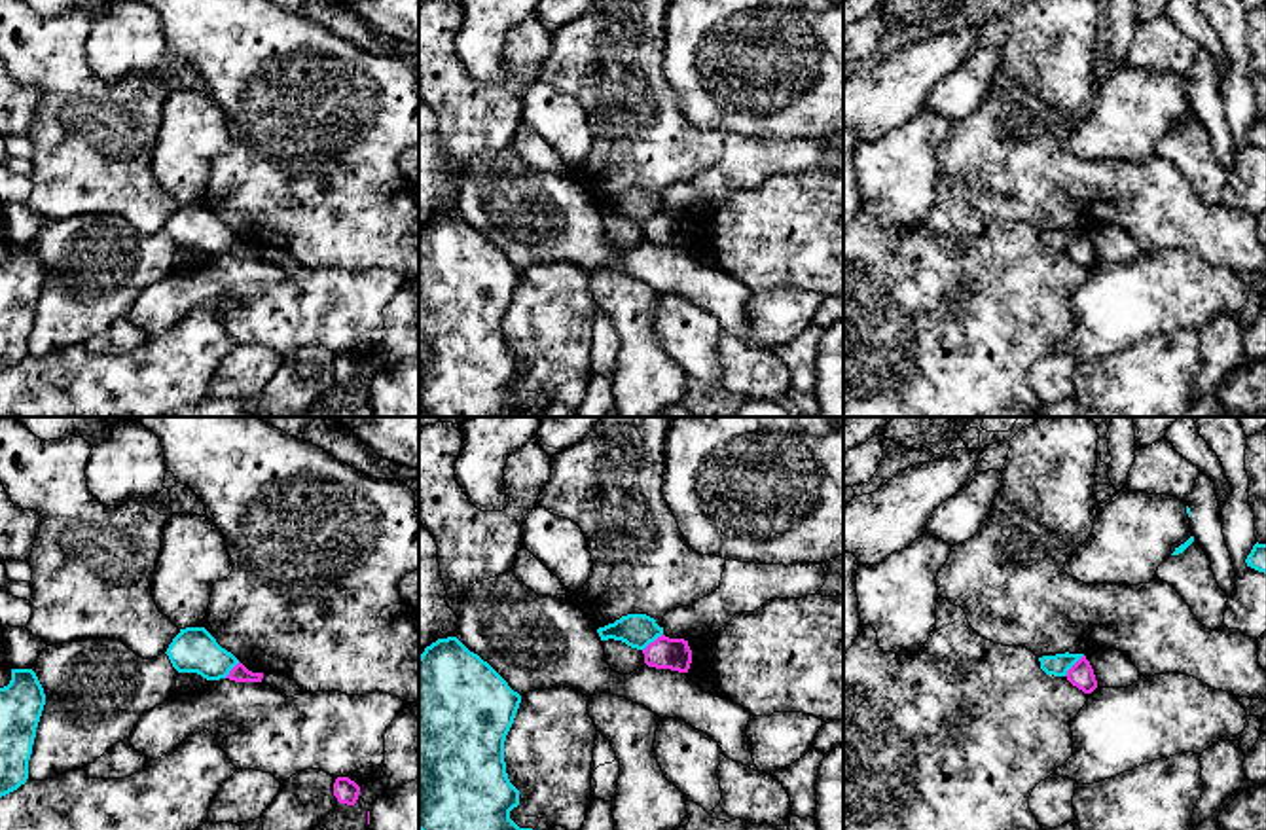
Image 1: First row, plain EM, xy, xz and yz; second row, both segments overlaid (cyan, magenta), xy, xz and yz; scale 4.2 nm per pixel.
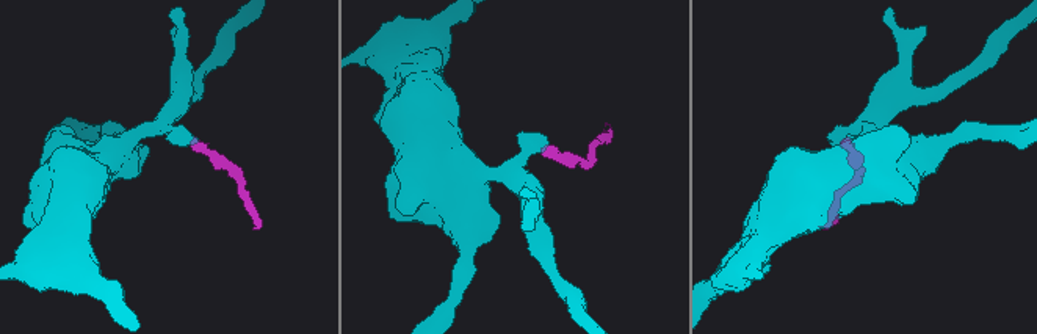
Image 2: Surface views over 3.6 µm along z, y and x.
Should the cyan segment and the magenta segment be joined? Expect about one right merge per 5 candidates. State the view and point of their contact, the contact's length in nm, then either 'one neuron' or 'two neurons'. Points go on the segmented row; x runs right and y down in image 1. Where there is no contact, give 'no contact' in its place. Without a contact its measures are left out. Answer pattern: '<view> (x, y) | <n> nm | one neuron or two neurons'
yz (1073, 664) | 130 nm | two neurons

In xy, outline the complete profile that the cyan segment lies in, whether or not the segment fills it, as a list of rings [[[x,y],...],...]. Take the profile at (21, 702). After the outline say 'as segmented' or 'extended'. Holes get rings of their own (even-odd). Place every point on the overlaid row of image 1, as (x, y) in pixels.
[[[11,669],[9,684],[0,688],[0,798],[28,779],[28,760],[44,705],[45,694],[36,673],[32,669]]]; as segmented

